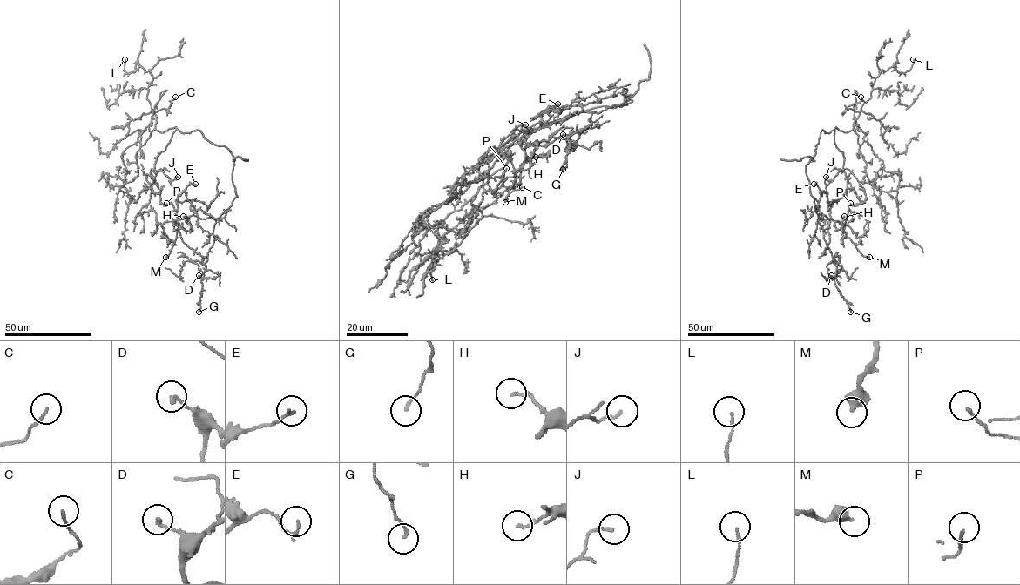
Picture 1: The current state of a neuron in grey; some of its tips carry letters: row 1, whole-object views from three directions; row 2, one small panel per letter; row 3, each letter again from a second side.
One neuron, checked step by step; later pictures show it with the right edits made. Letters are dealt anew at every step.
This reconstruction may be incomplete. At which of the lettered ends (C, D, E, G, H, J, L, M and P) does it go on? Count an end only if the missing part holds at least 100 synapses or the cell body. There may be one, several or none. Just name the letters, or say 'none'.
none

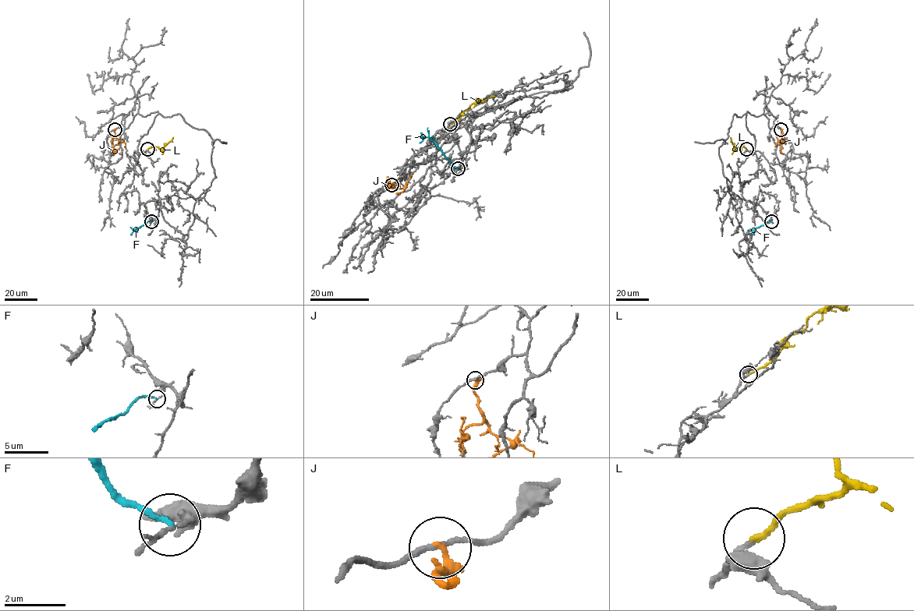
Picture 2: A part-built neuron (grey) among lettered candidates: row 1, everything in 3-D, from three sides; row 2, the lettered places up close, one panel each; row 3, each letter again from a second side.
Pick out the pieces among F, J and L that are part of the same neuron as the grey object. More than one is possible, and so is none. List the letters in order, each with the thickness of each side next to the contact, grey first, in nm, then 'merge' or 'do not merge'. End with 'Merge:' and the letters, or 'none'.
F: 110/150 nm | do not merge
J: 170/190 nm | do not merge
L: 140/170 nm | merge
Merge: L

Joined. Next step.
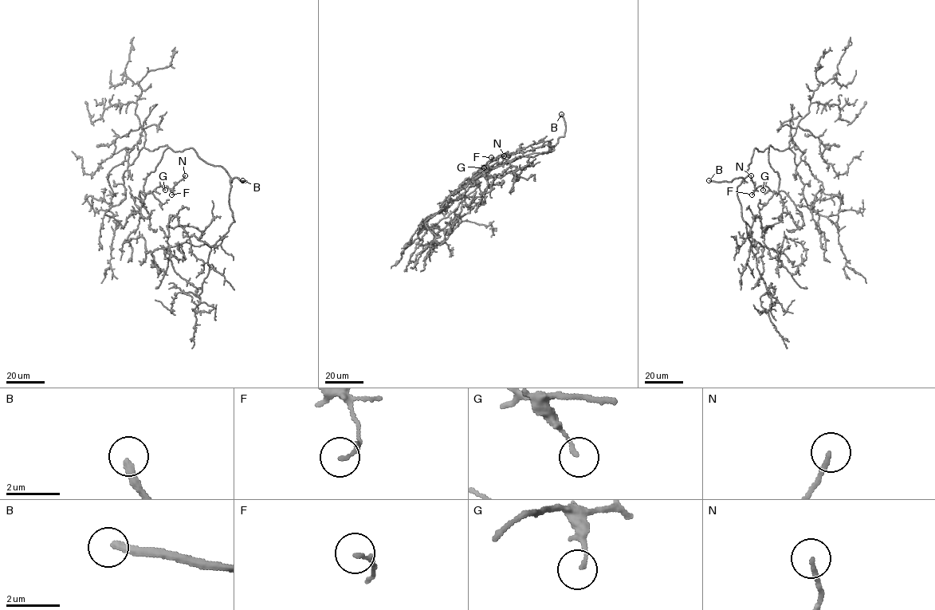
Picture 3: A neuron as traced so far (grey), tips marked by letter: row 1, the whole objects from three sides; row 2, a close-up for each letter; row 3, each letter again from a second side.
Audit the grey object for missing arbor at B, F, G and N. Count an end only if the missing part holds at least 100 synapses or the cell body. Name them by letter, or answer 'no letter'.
B

